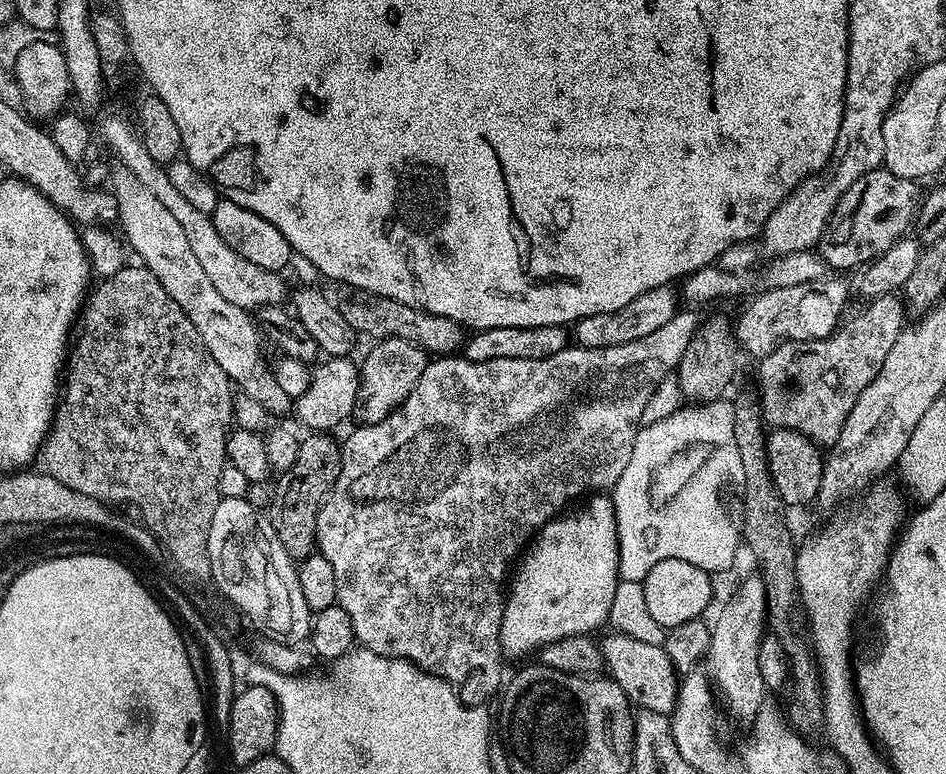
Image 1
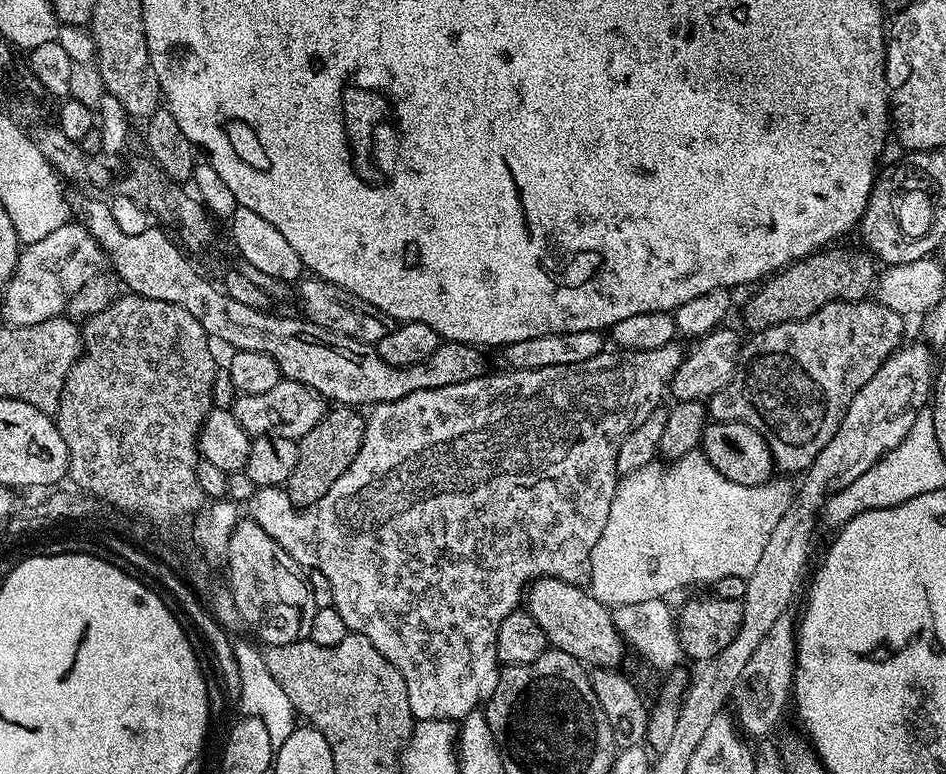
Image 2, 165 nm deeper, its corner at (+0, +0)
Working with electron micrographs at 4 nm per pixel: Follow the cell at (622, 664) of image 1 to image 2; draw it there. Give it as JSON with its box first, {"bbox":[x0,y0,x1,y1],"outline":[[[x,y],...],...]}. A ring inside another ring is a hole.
{"bbox":[526,576,626,669],"outline":[[[554,576],[532,581],[526,592],[526,611],[542,630],[551,647],[570,654],[593,669],[619,669],[626,643],[612,621],[608,605],[595,600],[585,589],[567,584]]]}

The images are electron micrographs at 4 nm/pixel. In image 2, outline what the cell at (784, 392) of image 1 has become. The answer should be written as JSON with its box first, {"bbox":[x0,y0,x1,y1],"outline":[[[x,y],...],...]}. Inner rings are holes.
{"bbox":[707,298,905,474],"outline":[[[869,298],[835,300],[805,320],[763,328],[743,341],[736,373],[722,391],[707,401],[707,415],[716,422],[733,420],[758,430],[768,443],[775,467],[780,472],[803,474],[814,458],[822,454],[822,446],[834,438],[854,394],[858,394],[858,390],[878,374],[878,366],[901,347],[905,339],[904,322],[903,315]]]}

